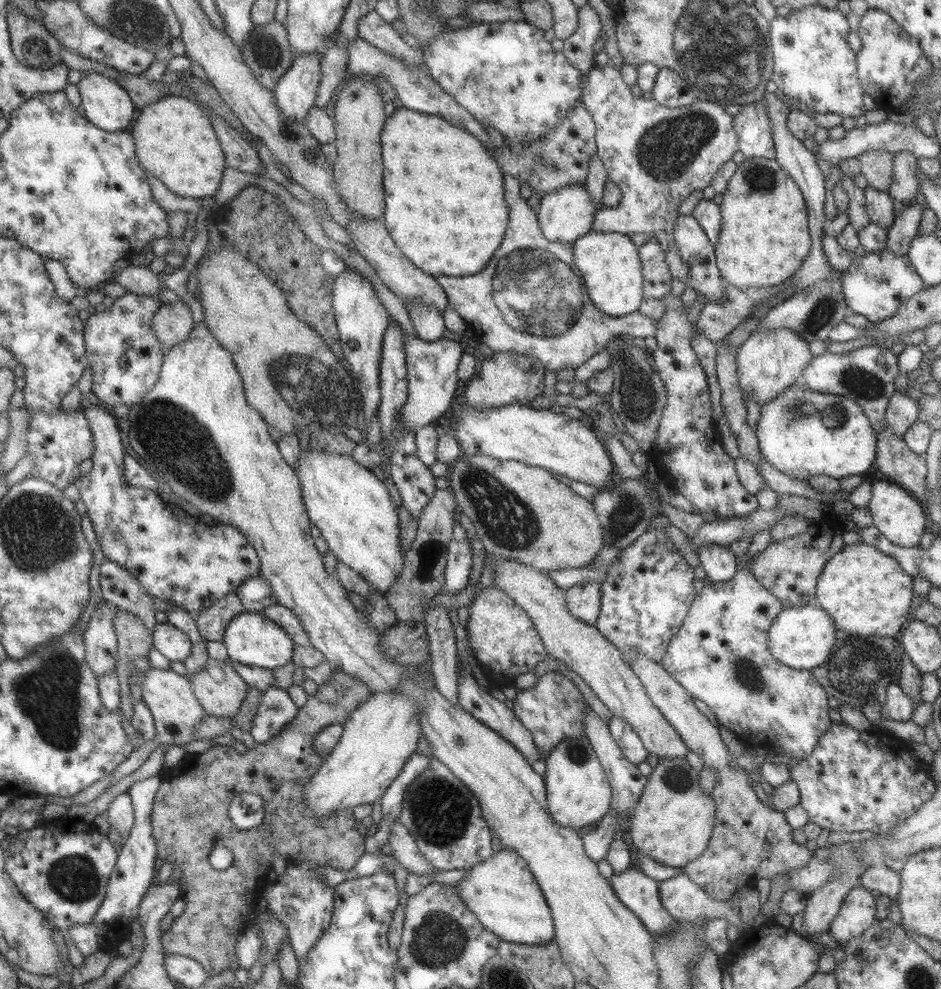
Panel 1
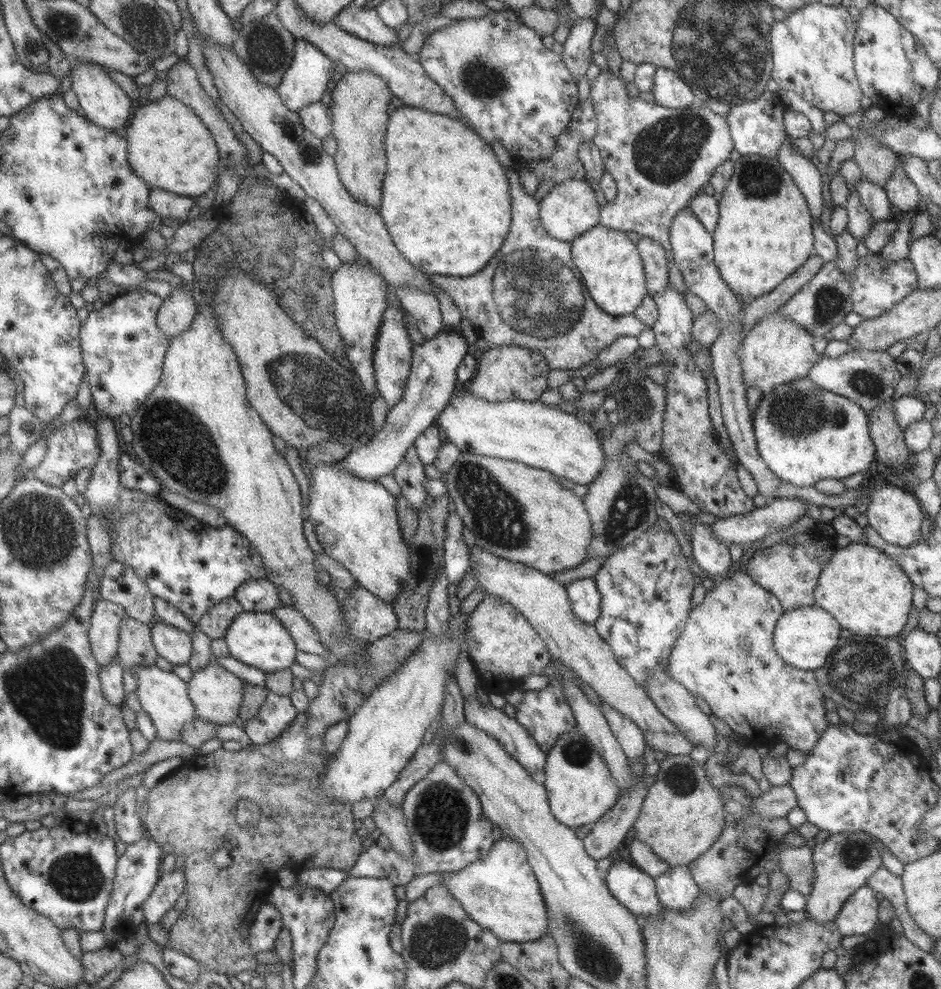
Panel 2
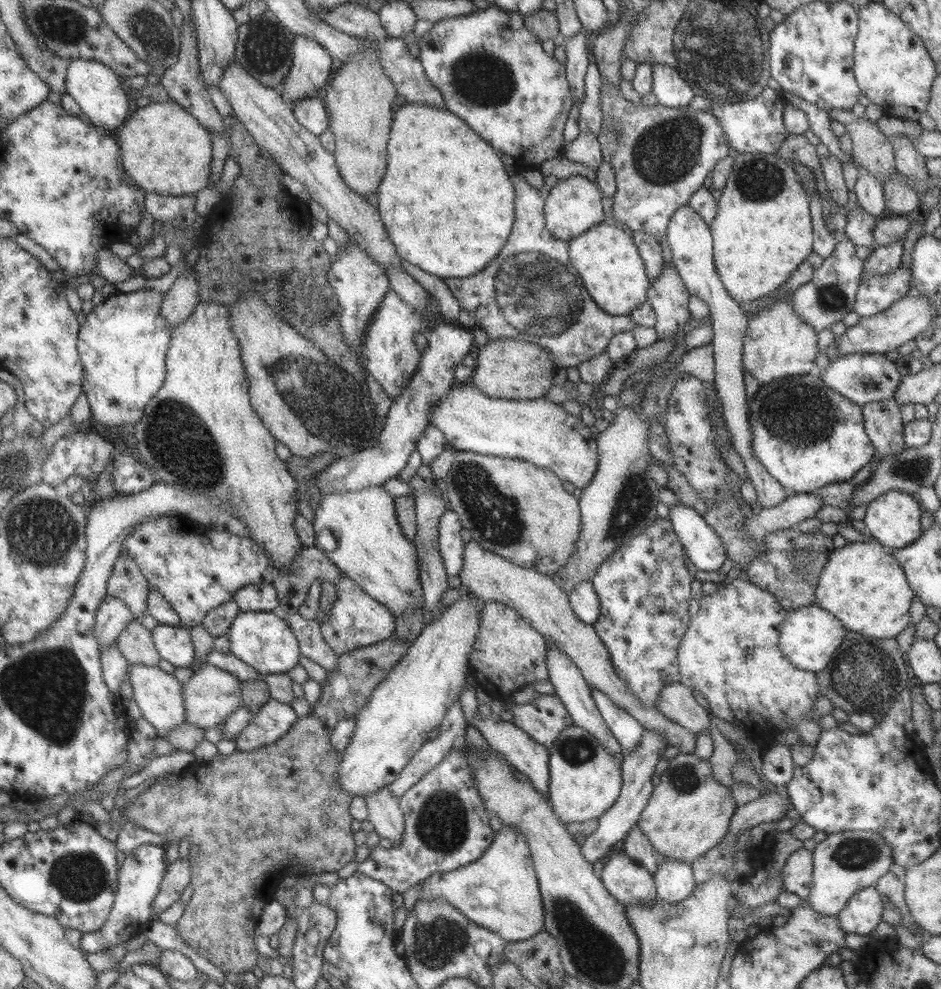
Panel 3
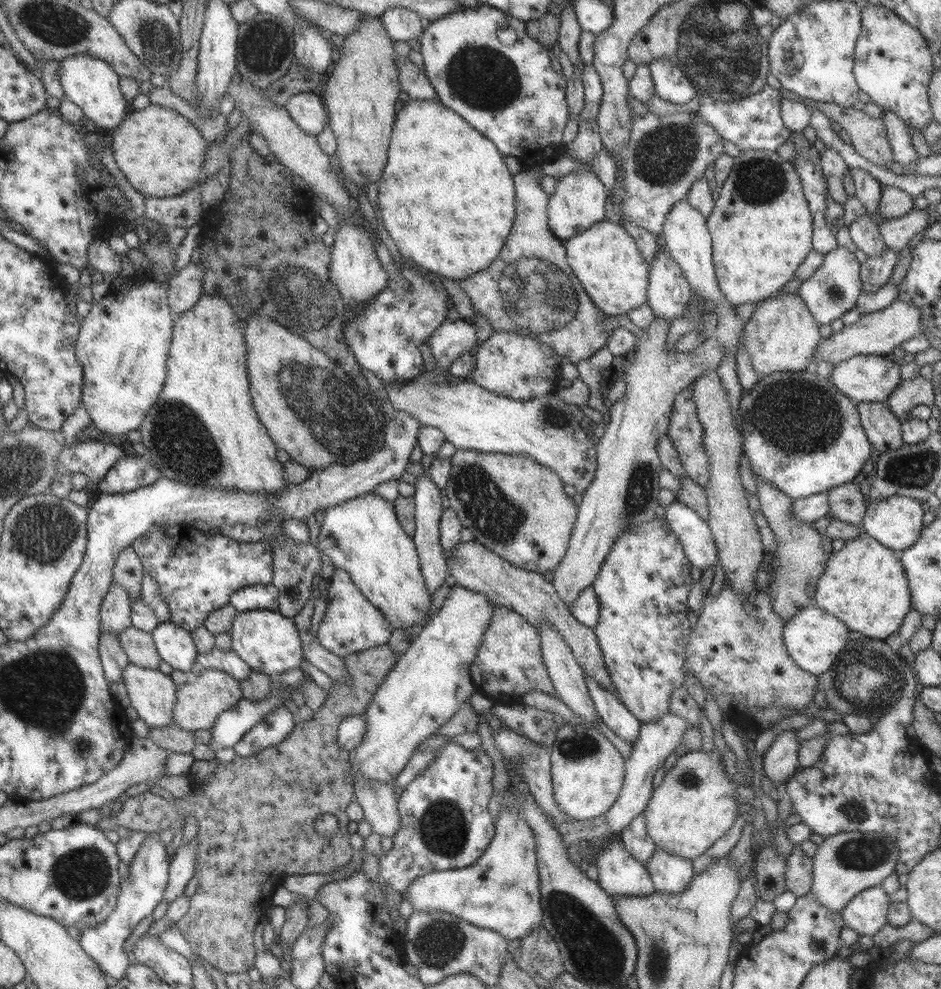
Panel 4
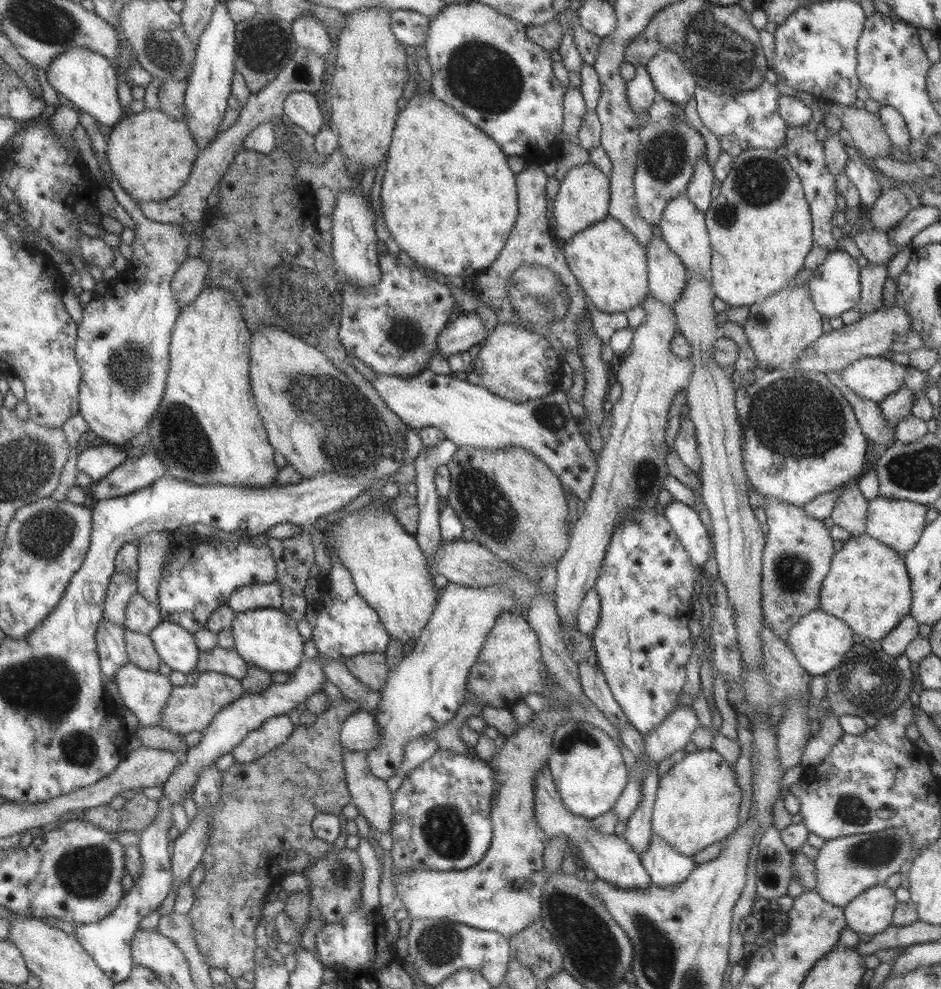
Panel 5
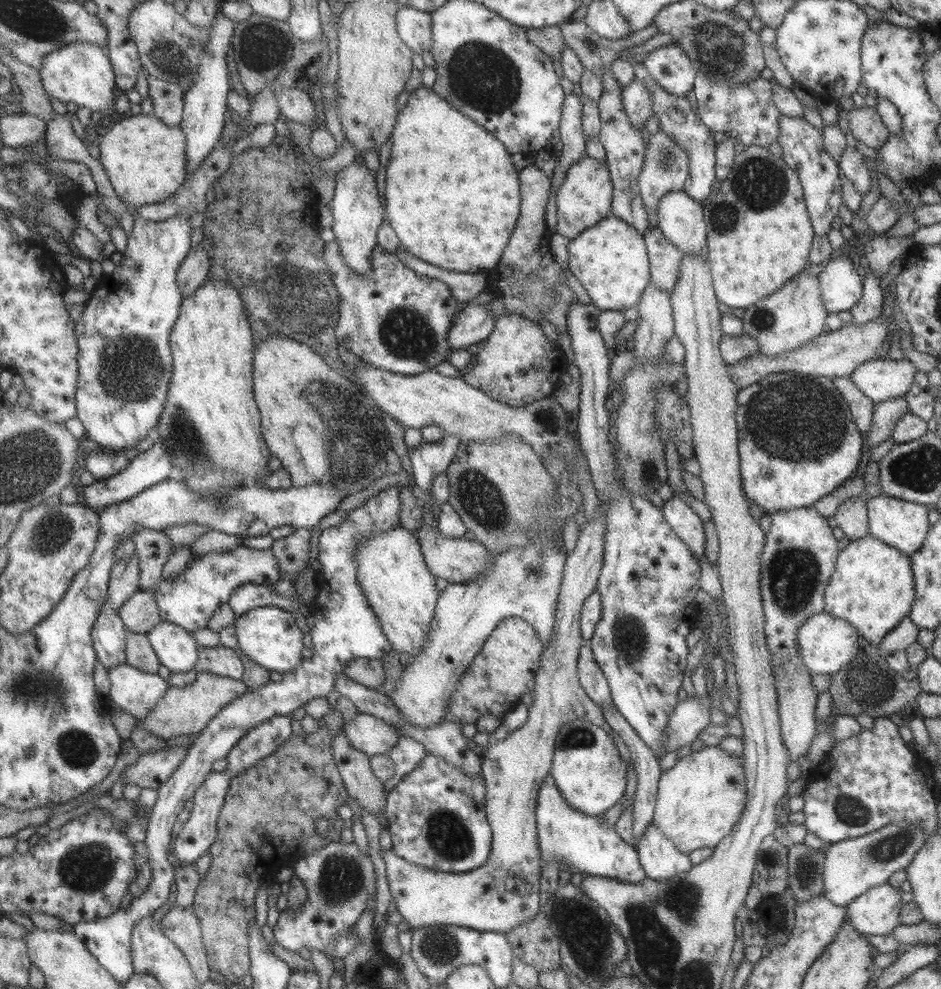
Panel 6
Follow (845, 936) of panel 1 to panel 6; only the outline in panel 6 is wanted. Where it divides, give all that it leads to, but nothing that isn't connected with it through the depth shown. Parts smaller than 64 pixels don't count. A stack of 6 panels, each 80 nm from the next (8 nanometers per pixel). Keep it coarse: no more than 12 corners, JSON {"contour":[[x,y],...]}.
{"contour":[[884,883],[846,906],[849,924],[884,937],[899,925],[899,889]]}

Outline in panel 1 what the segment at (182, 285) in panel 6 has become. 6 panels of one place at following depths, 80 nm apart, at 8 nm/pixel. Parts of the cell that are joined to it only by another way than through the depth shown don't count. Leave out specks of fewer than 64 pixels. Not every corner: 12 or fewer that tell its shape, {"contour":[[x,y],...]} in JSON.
{"contour":[[181,301],[162,303],[151,324],[166,350],[183,342],[194,325]]}

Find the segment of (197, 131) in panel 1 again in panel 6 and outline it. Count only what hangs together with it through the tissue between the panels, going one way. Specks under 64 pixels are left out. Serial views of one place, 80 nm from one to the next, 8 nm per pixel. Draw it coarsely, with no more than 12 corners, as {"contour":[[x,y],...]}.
{"contour":[[154,115],[97,135],[99,162],[126,206],[185,182],[184,136]]}

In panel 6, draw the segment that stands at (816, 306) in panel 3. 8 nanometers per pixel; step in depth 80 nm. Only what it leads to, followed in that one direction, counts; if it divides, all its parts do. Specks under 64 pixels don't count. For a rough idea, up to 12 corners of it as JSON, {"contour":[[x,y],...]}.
{"contour":[[834,253],[816,275],[829,313],[862,295],[849,255]]}

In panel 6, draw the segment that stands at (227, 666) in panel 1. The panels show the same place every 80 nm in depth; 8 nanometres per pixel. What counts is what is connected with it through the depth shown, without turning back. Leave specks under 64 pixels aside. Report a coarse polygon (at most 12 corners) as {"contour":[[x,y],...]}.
{"contour":[[205,672],[169,687],[135,728],[163,739],[201,732],[249,690]]}

